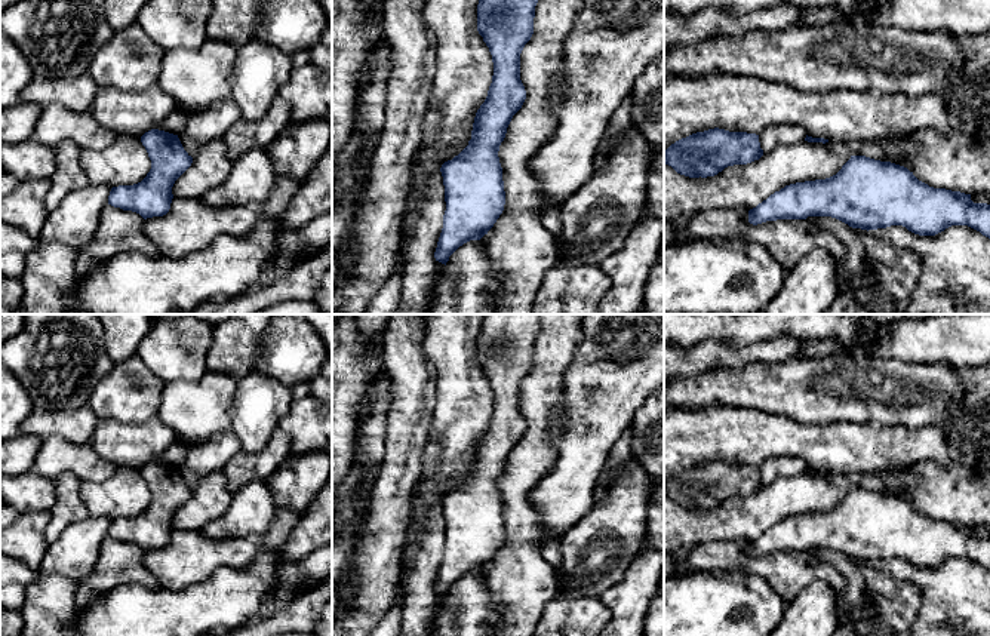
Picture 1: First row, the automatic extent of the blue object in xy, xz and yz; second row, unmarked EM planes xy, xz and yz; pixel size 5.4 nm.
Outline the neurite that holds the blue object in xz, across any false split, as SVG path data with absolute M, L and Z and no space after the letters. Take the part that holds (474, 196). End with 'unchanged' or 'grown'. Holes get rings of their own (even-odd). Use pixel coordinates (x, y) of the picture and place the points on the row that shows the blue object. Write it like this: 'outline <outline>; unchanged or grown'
outline M479 0L477 31L492 55L494 76L488 96L476 113L468 145L440 168L446 211L434 258L445 265L459 246L488 234L504 211L505 191L498 151L513 116L526 99L520 80L520 53L534 34L536 3L538 0Z; unchanged

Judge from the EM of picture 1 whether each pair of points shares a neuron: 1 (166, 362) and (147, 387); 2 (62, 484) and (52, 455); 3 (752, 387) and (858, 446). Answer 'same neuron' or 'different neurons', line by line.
1: different neurons
2: different neurons
3: different neurons

